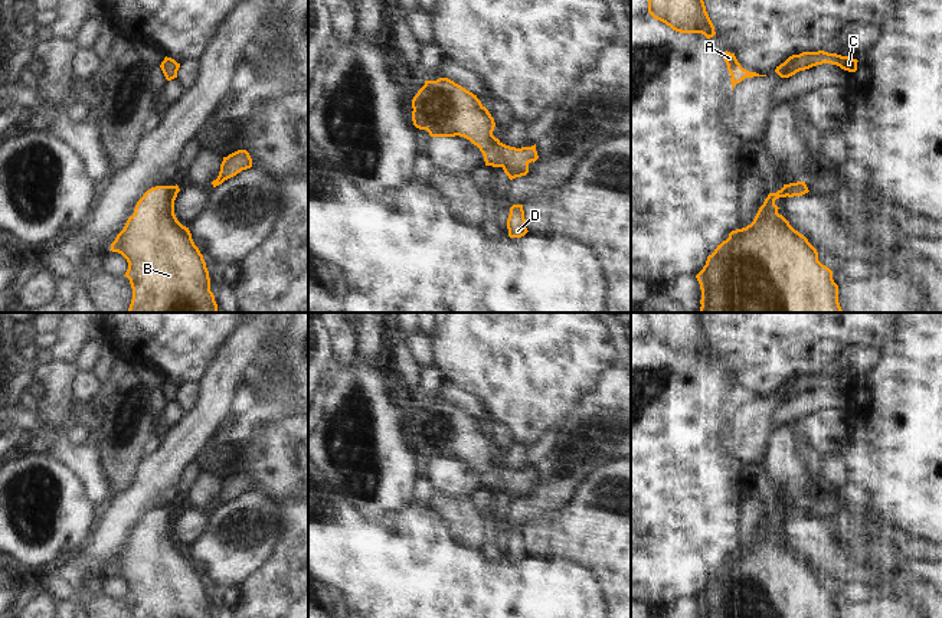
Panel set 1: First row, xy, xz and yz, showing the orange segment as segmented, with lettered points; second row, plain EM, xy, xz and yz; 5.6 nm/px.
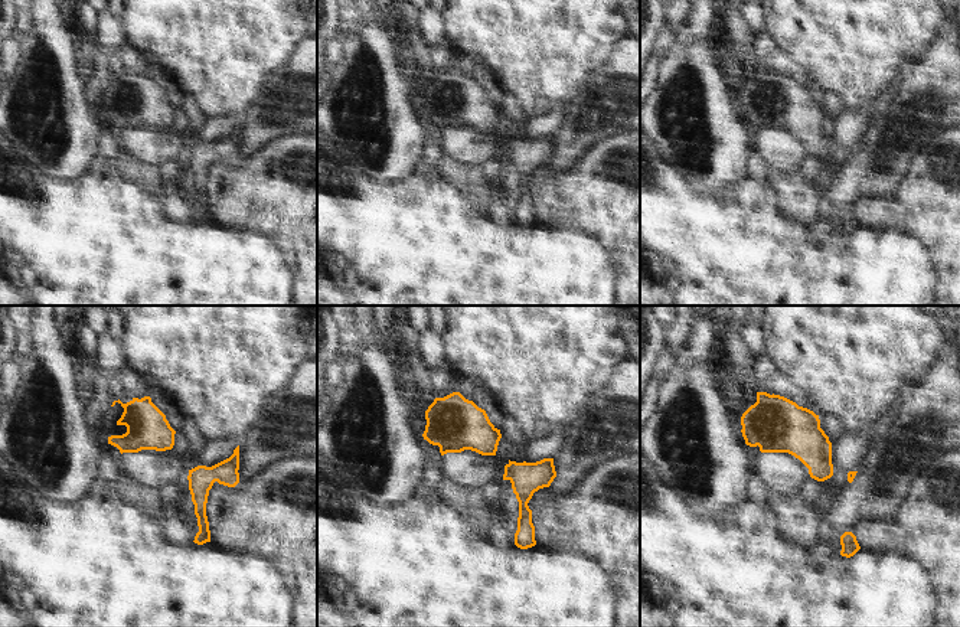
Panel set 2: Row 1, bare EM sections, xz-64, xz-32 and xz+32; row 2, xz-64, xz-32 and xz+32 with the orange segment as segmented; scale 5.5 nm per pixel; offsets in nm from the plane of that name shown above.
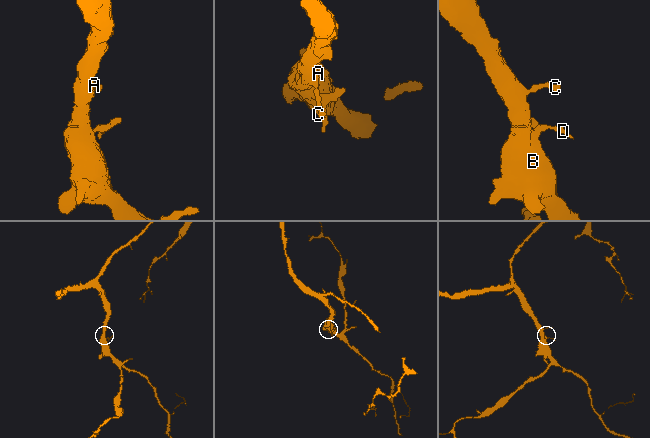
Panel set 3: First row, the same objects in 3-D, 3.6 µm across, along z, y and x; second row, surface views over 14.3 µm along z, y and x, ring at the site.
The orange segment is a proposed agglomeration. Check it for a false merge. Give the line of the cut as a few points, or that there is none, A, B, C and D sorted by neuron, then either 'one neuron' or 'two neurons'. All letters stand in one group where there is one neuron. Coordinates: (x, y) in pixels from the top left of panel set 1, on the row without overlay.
cut none; groups A B C D; one neuron

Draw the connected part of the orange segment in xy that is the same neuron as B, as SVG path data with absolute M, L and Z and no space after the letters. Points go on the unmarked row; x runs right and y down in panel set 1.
M156 509L137 524L134 537L111 566L112 575L121 576L128 592L133 618L213 618L206 585L192 562L189 550L174 537L179 509Z

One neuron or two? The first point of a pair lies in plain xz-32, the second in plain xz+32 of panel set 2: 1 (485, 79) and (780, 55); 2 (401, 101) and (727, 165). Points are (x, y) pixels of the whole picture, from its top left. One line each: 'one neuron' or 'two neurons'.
1: one neuron
2: one neuron

